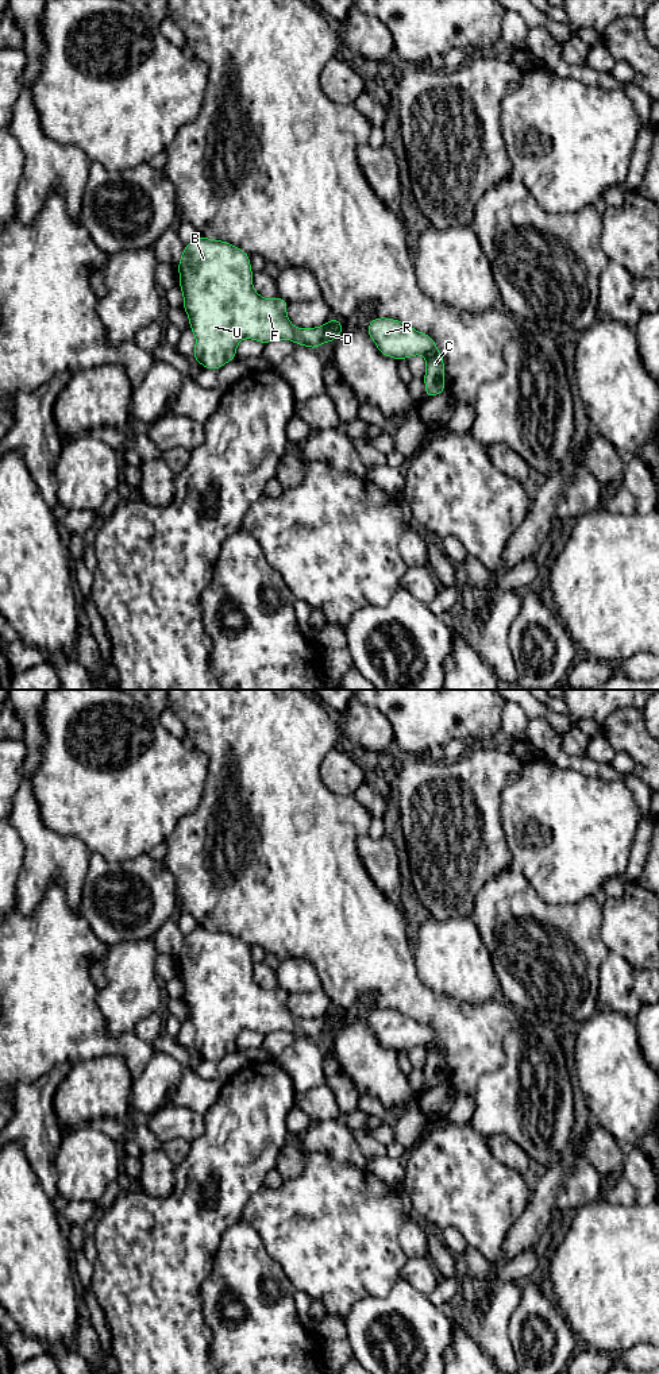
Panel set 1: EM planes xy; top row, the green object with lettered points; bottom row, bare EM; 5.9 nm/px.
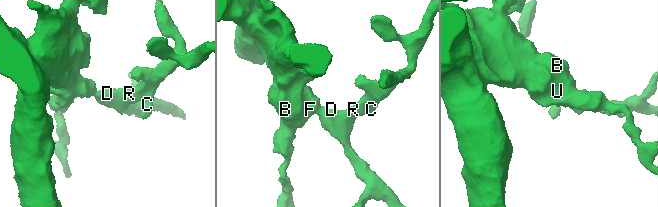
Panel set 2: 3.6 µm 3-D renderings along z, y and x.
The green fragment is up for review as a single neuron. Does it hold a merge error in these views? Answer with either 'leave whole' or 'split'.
leave whole

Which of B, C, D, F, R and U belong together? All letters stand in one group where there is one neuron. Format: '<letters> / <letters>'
B C D F R U

